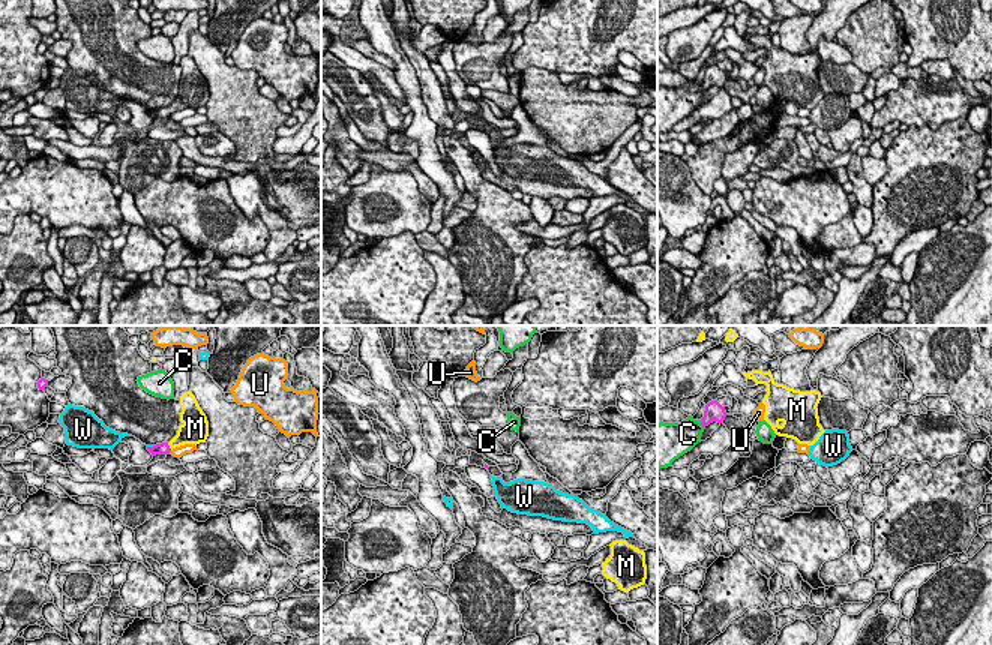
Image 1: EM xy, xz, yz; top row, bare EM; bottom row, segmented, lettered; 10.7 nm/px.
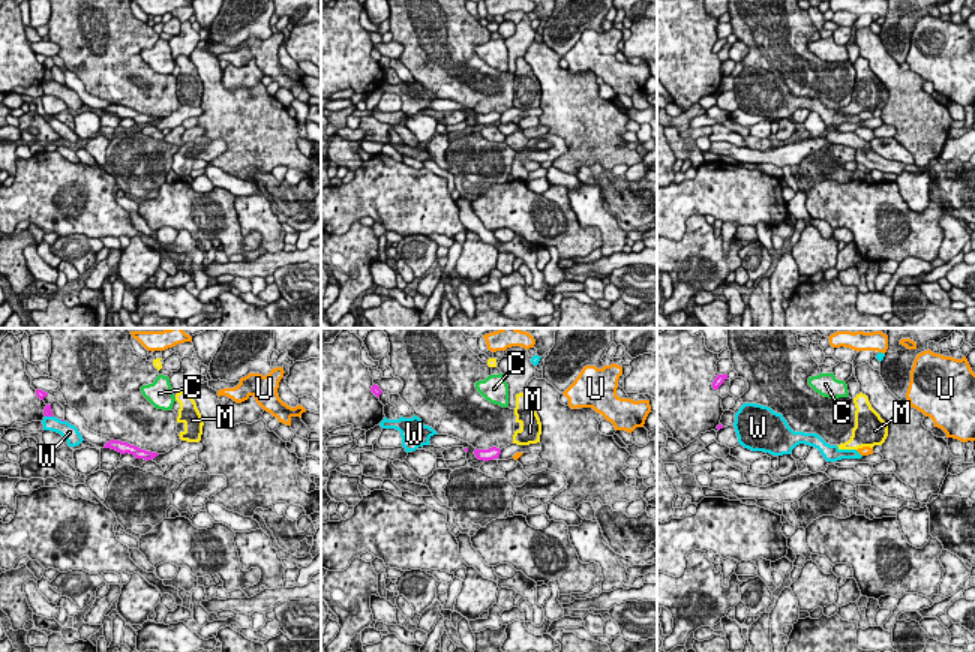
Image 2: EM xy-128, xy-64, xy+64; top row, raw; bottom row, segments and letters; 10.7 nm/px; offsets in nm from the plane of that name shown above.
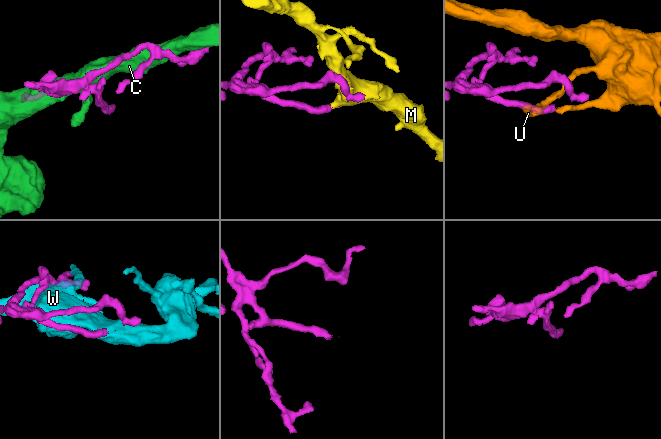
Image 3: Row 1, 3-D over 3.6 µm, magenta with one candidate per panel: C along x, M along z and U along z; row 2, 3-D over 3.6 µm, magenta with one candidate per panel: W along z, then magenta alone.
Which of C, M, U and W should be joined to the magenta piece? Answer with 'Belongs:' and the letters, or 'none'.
Belongs: M

